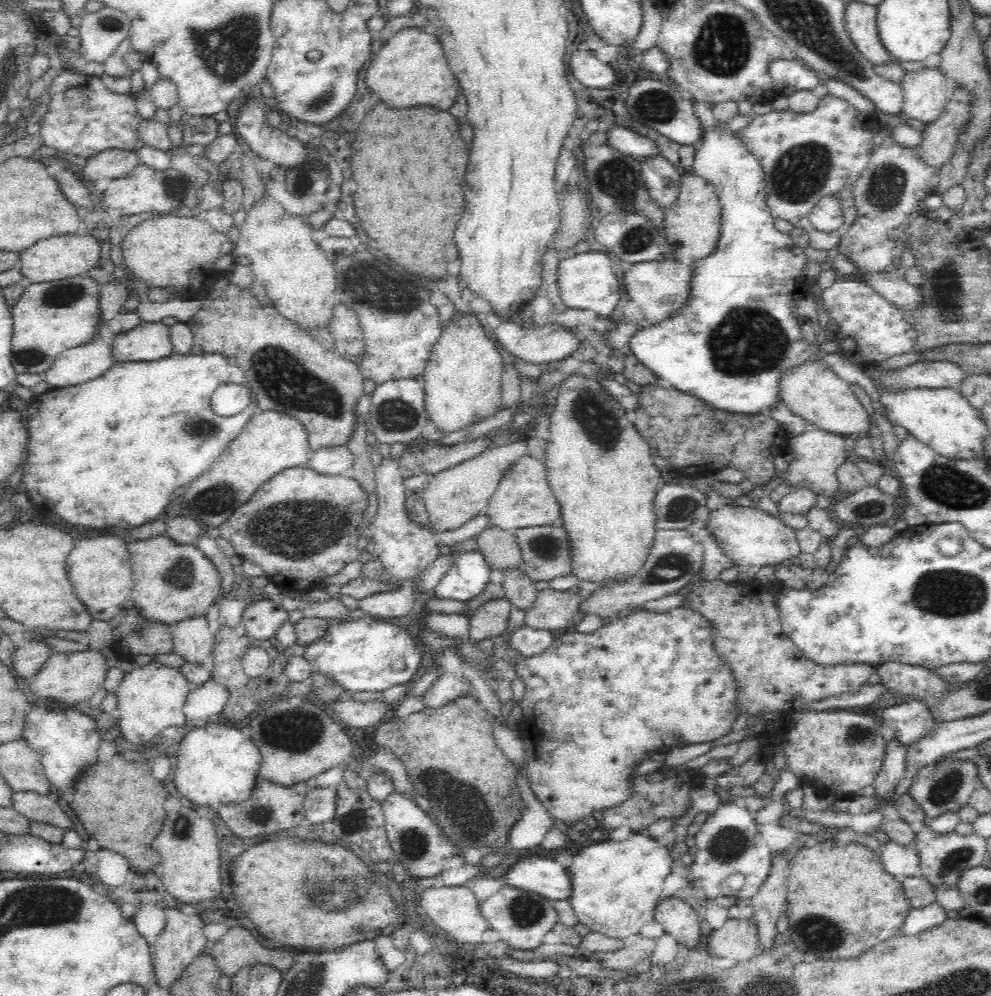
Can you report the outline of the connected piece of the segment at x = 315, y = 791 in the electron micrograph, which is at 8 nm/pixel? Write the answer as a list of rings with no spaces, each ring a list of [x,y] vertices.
[[[312,786],[304,799],[304,817],[310,820],[311,824],[323,823],[330,826],[331,820],[334,820],[337,805],[338,793],[335,787]]]

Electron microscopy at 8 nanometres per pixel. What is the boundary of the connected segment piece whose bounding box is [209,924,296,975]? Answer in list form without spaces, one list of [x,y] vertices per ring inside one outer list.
[[[228,924],[224,934],[209,946],[209,953],[216,968],[229,975],[246,963],[270,963],[284,970],[290,969],[296,960],[294,950],[264,948],[256,936],[252,936],[244,926],[236,924]]]

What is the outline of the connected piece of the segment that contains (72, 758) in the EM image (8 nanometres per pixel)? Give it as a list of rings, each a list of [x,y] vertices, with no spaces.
[[[52,702],[38,706],[32,704],[25,723],[23,738],[43,764],[50,792],[61,795],[63,790],[70,790],[74,777],[86,765],[96,760],[96,750],[101,741],[96,719],[76,710],[75,706]]]

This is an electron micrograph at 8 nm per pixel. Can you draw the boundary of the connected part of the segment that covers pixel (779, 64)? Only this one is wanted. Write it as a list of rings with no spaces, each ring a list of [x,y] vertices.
[[[777,60],[770,66],[773,88],[778,96],[788,96],[800,90],[813,90],[823,81],[807,67],[792,60]]]

